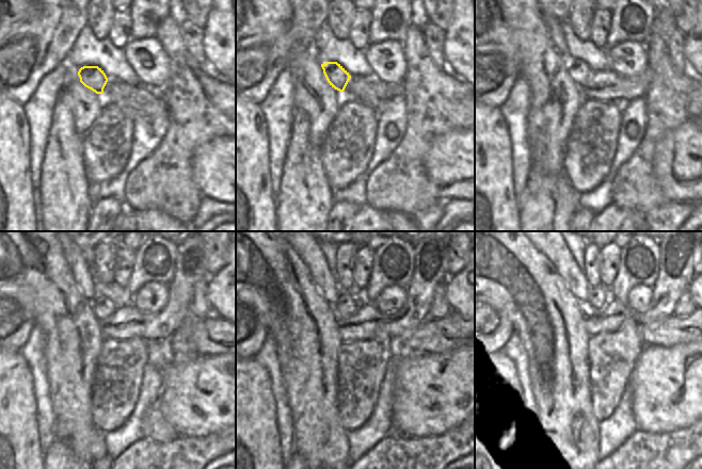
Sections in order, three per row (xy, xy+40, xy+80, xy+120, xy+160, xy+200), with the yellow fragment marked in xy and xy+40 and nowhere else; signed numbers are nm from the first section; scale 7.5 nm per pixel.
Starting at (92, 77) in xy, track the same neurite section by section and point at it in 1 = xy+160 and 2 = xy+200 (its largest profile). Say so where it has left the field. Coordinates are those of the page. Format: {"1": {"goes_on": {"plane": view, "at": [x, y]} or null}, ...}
{"1": {"goes_on": {"plane": "xy+160", "at": [346, 305]}}, "2": {"goes_on": {"plane": "xy+200", "at": [597, 296]}}}

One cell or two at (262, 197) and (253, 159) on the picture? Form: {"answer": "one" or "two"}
{"answer": "one"}

